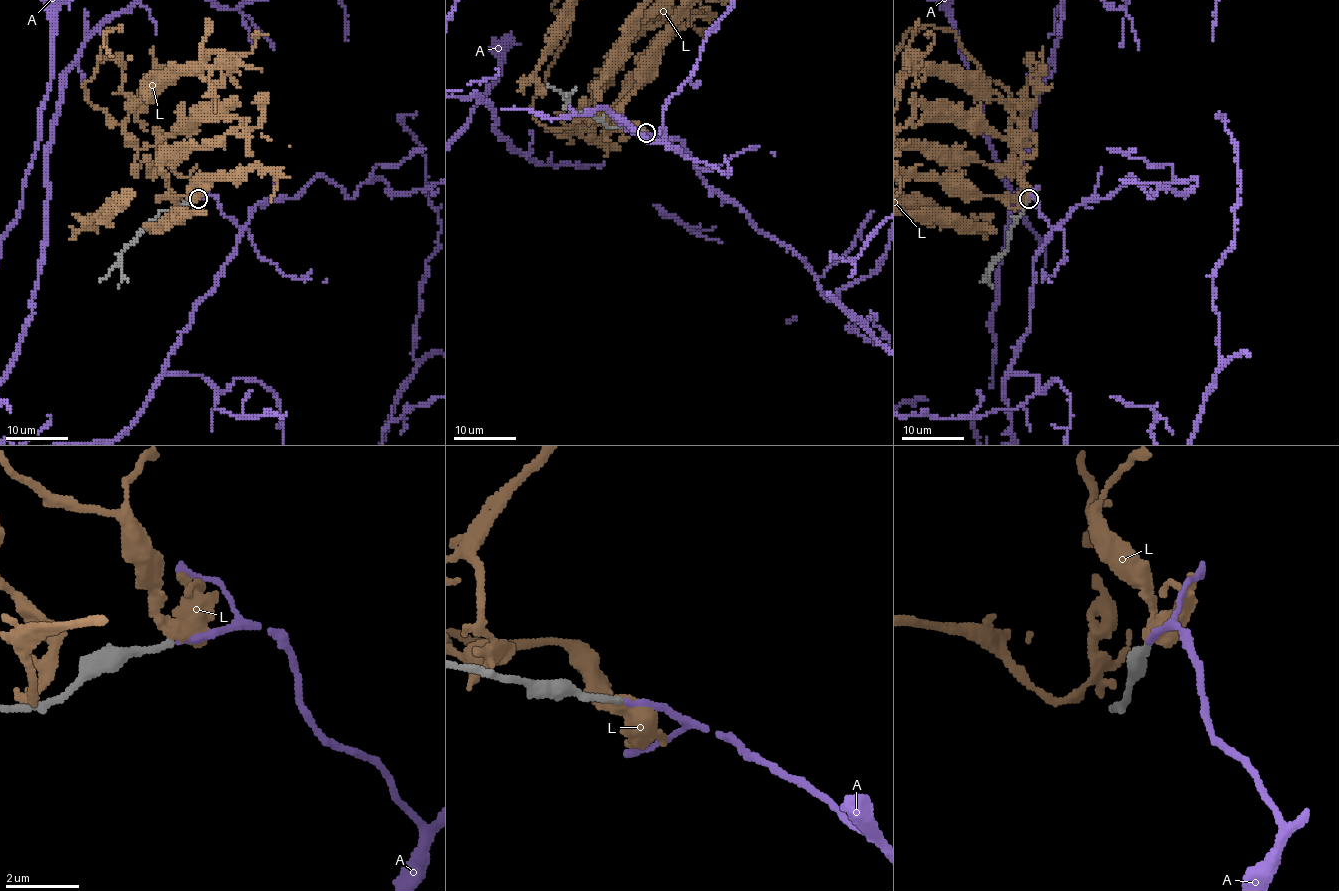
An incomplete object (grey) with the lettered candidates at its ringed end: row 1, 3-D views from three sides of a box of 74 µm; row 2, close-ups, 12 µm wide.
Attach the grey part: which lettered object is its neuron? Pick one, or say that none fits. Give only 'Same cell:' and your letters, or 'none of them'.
Same cell: A

